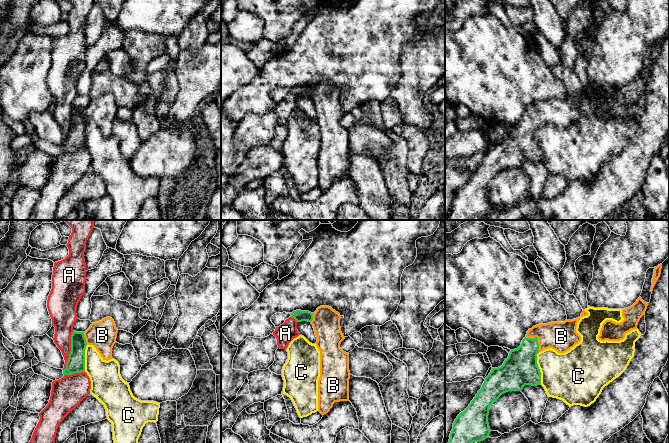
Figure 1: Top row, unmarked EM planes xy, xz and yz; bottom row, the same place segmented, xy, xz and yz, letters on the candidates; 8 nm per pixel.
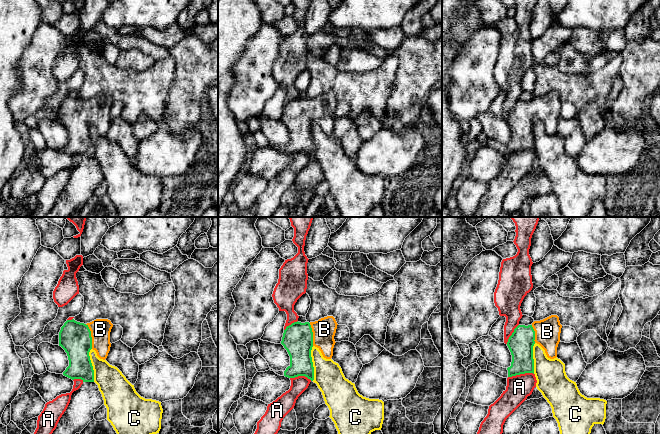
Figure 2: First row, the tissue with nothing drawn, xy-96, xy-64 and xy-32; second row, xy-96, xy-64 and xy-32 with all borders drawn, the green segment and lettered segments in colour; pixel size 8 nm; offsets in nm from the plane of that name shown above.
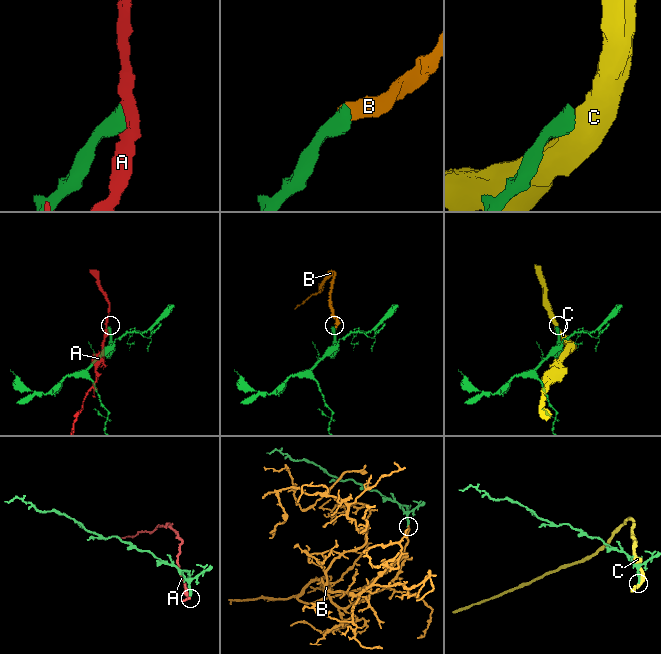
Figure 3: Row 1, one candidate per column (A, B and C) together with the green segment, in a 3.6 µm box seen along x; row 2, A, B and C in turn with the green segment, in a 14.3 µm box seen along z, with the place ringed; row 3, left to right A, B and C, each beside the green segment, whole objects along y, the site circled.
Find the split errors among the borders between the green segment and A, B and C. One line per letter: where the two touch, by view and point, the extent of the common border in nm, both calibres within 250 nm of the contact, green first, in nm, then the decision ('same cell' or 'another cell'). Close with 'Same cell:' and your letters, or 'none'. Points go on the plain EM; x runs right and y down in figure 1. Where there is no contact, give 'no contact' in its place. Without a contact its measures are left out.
A: xy (71, 126) | 320 nm | 140/180 nm | another cell
B: yz (537, 115) | 170 nm | 260/240 nm | same cell
C: yz (538, 144) | 260 nm | 280/380 nm | another cell
Same cell: B

